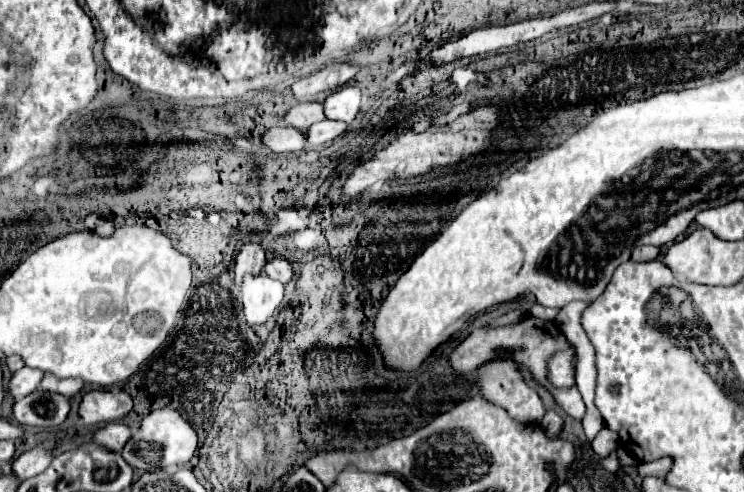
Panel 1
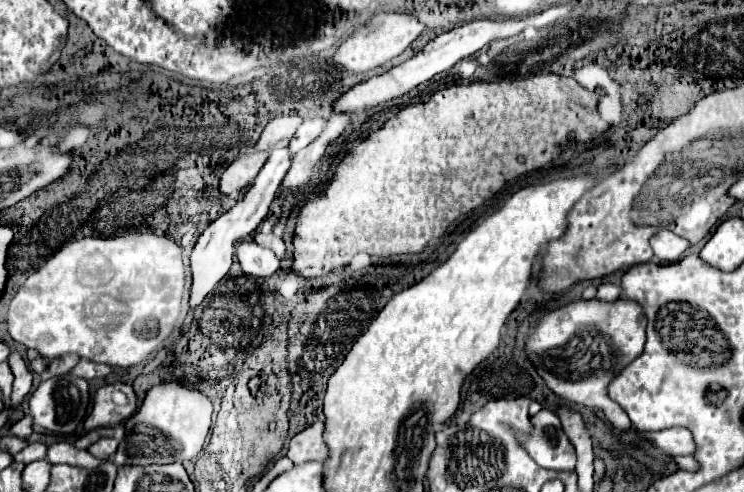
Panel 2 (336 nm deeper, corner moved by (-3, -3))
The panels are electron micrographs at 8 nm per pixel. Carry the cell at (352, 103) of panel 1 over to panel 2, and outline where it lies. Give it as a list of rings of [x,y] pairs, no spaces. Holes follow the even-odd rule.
[[[311,118],[311,120],[303,120],[303,124],[299,126],[297,134],[293,136],[293,140],[291,140],[291,144],[289,144],[291,152],[297,152],[297,150],[301,150],[301,148],[309,146],[309,144],[311,144],[311,142],[313,142],[321,132],[323,132],[325,124],[327,124],[327,120],[325,120],[325,118]]]

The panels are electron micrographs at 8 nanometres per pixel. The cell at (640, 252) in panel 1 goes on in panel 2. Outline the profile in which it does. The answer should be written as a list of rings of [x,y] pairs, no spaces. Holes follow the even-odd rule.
[[[659,230],[651,238],[651,248],[655,252],[657,262],[671,264],[671,262],[677,262],[685,254],[685,250],[689,248],[689,242],[677,234],[673,234],[671,230]]]

